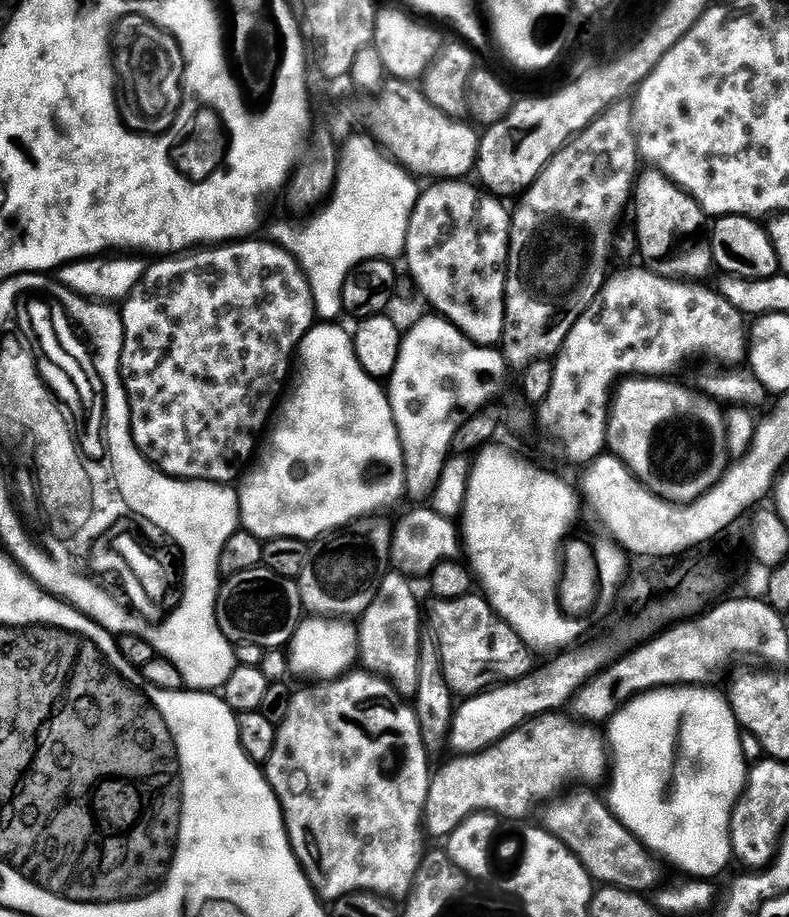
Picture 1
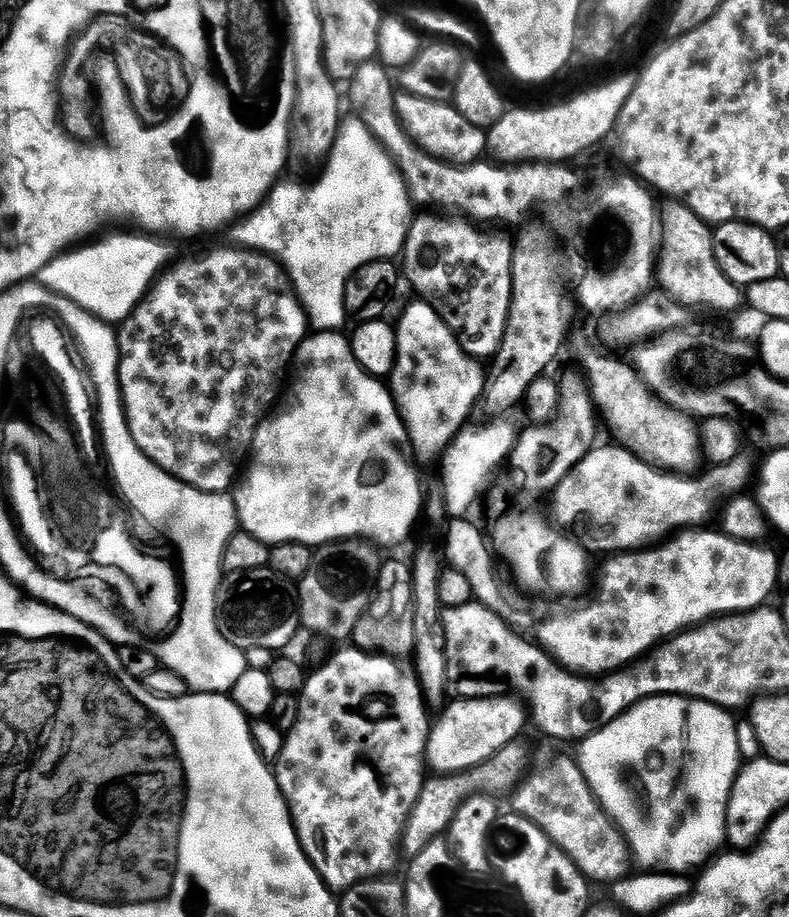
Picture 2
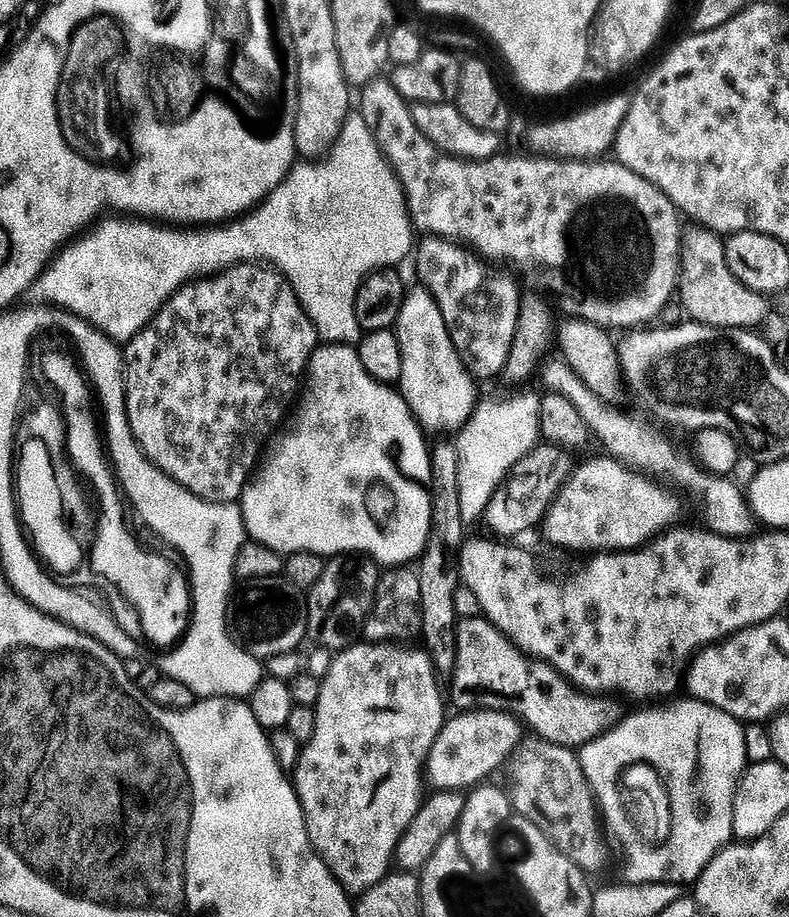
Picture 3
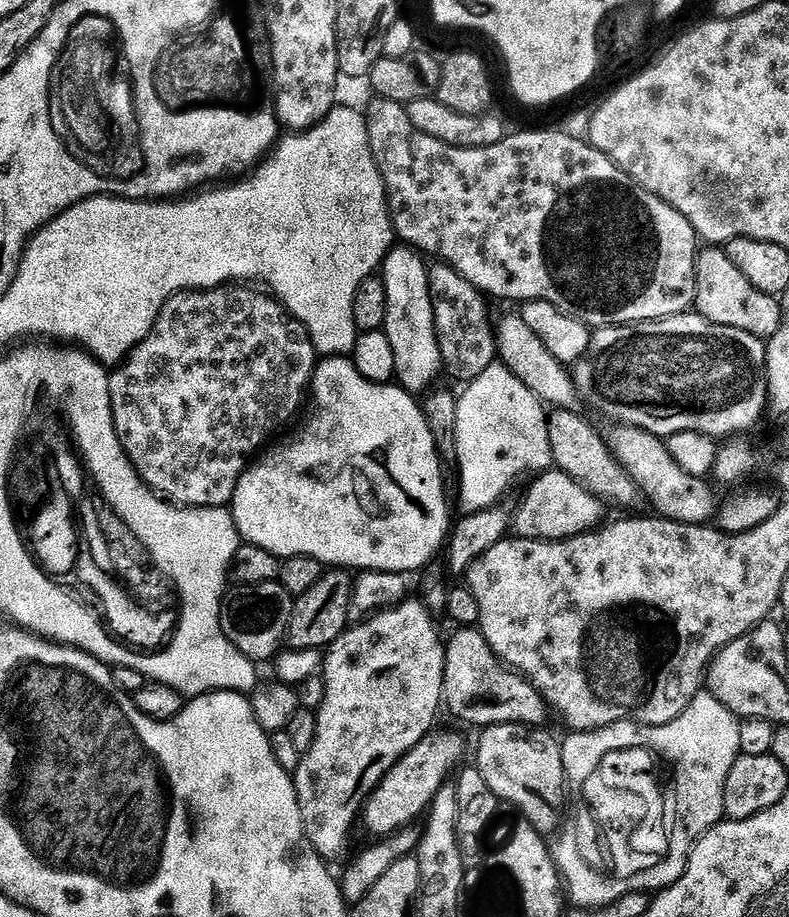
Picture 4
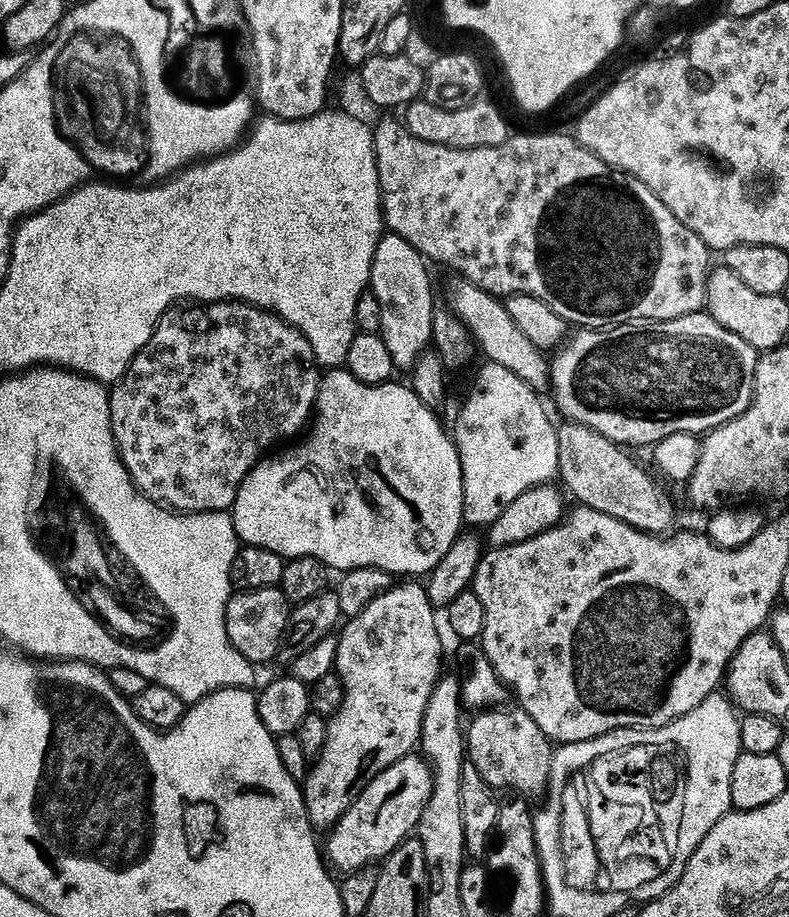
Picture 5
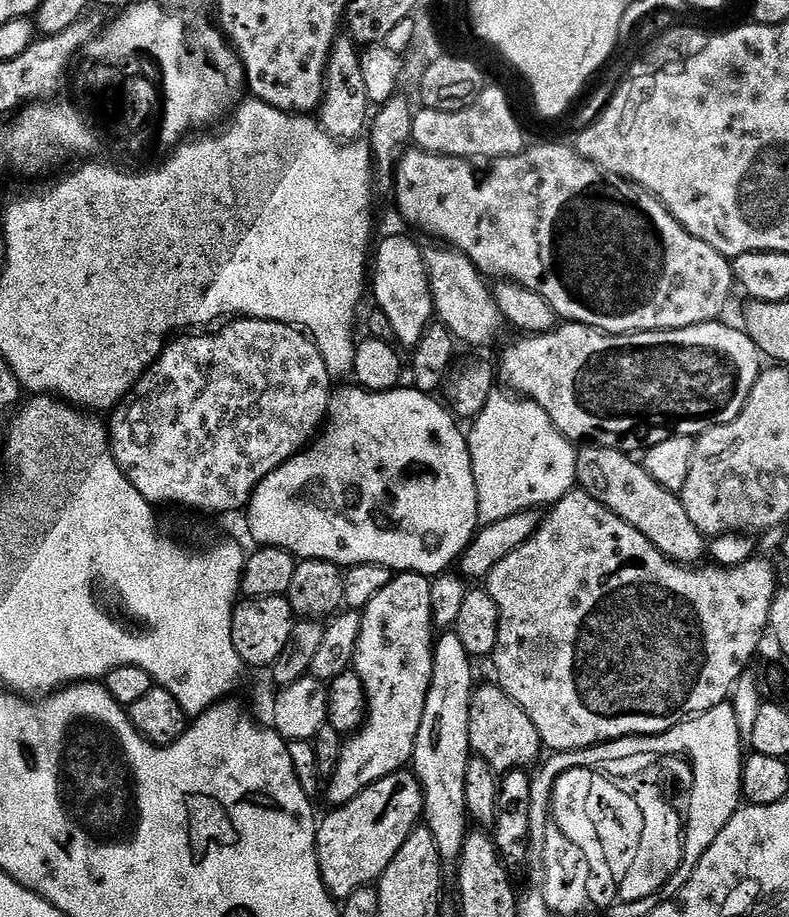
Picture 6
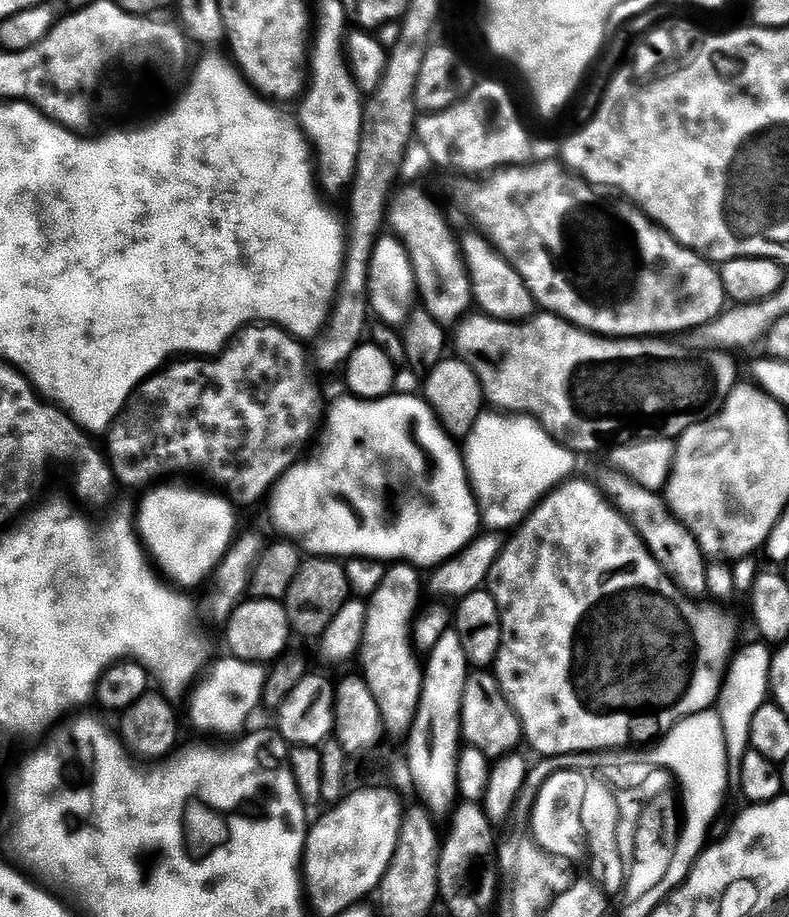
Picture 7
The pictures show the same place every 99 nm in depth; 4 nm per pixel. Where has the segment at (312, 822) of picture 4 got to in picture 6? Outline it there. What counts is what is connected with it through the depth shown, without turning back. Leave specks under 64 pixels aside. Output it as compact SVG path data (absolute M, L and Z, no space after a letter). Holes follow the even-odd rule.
M401 572L393 575L388 584L382 586L382 590L378 590L378 594L374 594L374 598L362 609L352 668L364 687L366 715L358 731L343 741L340 757L336 759L336 769L327 781L329 805L348 804L362 790L366 790L383 776L401 771L402 766L411 761L426 694L432 681L434 625L430 606L431 586L432 580L427 576L420 576L416 572Z

